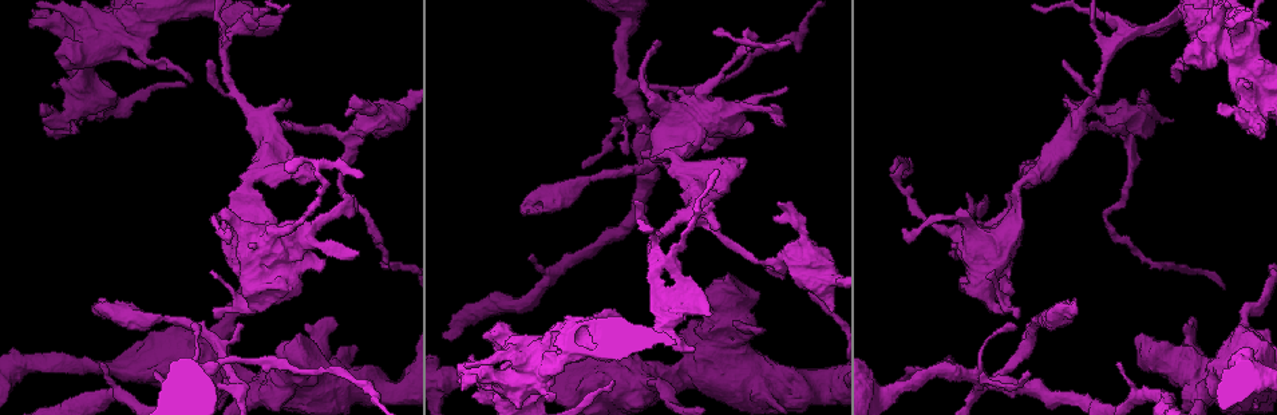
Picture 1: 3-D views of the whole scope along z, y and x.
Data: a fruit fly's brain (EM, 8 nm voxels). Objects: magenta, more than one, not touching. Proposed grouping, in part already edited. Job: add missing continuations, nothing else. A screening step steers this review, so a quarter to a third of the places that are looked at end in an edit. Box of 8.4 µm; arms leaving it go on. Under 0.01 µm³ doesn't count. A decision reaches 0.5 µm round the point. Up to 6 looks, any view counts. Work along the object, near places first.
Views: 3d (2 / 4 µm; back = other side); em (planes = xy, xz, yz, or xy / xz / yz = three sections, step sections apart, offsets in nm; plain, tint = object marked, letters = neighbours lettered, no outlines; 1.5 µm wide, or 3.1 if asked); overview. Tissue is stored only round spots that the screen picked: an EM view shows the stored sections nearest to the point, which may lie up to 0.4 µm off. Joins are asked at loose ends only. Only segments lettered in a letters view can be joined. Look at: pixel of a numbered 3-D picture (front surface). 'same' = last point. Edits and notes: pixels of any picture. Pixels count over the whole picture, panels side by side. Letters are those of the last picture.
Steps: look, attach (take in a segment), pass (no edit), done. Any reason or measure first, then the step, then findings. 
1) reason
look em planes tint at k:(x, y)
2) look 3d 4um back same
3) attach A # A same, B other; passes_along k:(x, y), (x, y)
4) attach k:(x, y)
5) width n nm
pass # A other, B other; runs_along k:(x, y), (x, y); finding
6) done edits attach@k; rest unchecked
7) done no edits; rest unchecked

an open end
look em yz step 4 letters at 1:(713, 35)

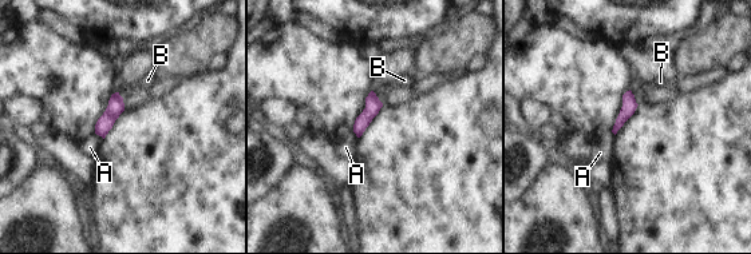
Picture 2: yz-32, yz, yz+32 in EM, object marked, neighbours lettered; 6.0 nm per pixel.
pass # A other, B other; border 2:(95, 133), (103, 138); no lettered segment goes on from it

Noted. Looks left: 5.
branch stops here
look em planes letters at 1:(98, 299)

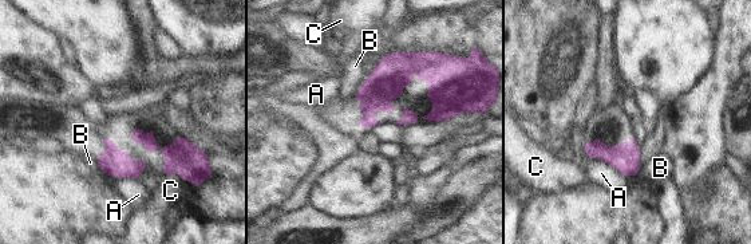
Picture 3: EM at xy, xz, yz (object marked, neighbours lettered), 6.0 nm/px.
pass # A other, B other, C other; border 3:(97, 162), (101, 166); no lettered segment goes on from it

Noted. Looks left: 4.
look em planes letters at 1:(1137, 335)

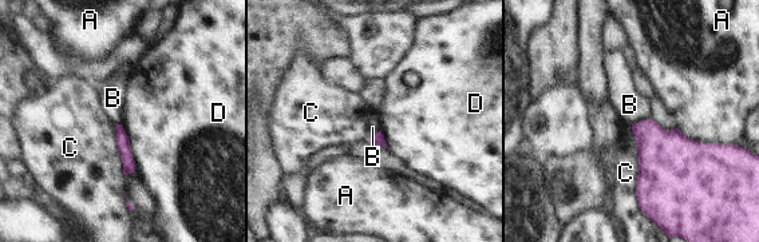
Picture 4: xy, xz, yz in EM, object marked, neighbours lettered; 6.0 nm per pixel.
pass # A other, B other, C other, D other; runs_along 4:(118, 127), (126, 153), (127, 170); none of them fits

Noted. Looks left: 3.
done no edits; rest unchecked

